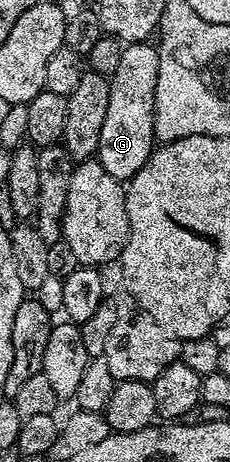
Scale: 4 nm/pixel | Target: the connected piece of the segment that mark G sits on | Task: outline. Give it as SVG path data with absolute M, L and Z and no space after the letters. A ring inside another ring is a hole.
M149 41L127 45L120 56L116 72L109 75L108 113L104 128L100 128L100 144L96 161L108 176L129 180L149 160L156 149L154 136L154 93L156 76L160 72L160 56Z

